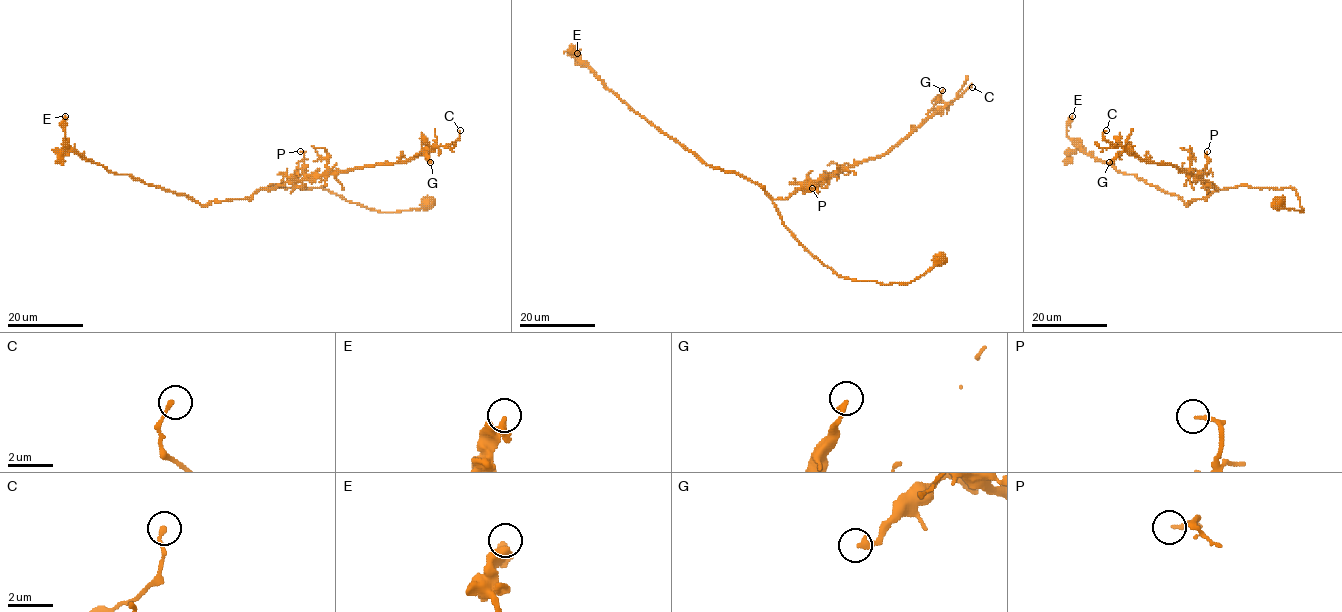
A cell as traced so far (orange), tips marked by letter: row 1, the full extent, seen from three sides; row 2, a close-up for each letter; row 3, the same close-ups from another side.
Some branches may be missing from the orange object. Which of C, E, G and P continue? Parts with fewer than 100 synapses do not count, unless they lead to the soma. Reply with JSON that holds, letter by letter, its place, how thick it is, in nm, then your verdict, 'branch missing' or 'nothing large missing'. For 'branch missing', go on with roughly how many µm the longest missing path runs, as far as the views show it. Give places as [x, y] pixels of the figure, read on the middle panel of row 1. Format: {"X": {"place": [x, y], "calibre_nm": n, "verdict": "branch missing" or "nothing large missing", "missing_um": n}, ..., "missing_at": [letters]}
{"C": {"place": [972, 87], "calibre_nm": 180, "verdict": "nothing large missing"}, "E": {"place": [577, 53], "calibre_nm": 420, "verdict": "nothing large missing"}, "G": {"place": [942, 90], "calibre_nm": 240, "verdict": "nothing large missing"}, "P": {"place": [812, 188], "calibre_nm": 150, "verdict": "nothing large missing"}, "missing_at": []}

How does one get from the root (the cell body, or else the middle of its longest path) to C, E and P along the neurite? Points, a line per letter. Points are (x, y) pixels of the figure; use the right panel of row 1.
C: (1278, 204), (1303, 212), (1291, 187), (1219, 189), (1192, 173), (1147, 162), (1110, 143), (1103, 137), (1106, 130)
E: (1278, 204), (1303, 212), (1291, 187), (1243, 184), (1216, 189), (1186, 205), (1088, 155), (1067, 135), (1072, 116)
P: (1278, 204), (1303, 212), (1291, 187), (1240, 184), (1219, 189), (1202, 180), (1199, 177), (1204, 171), (1207, 151)

